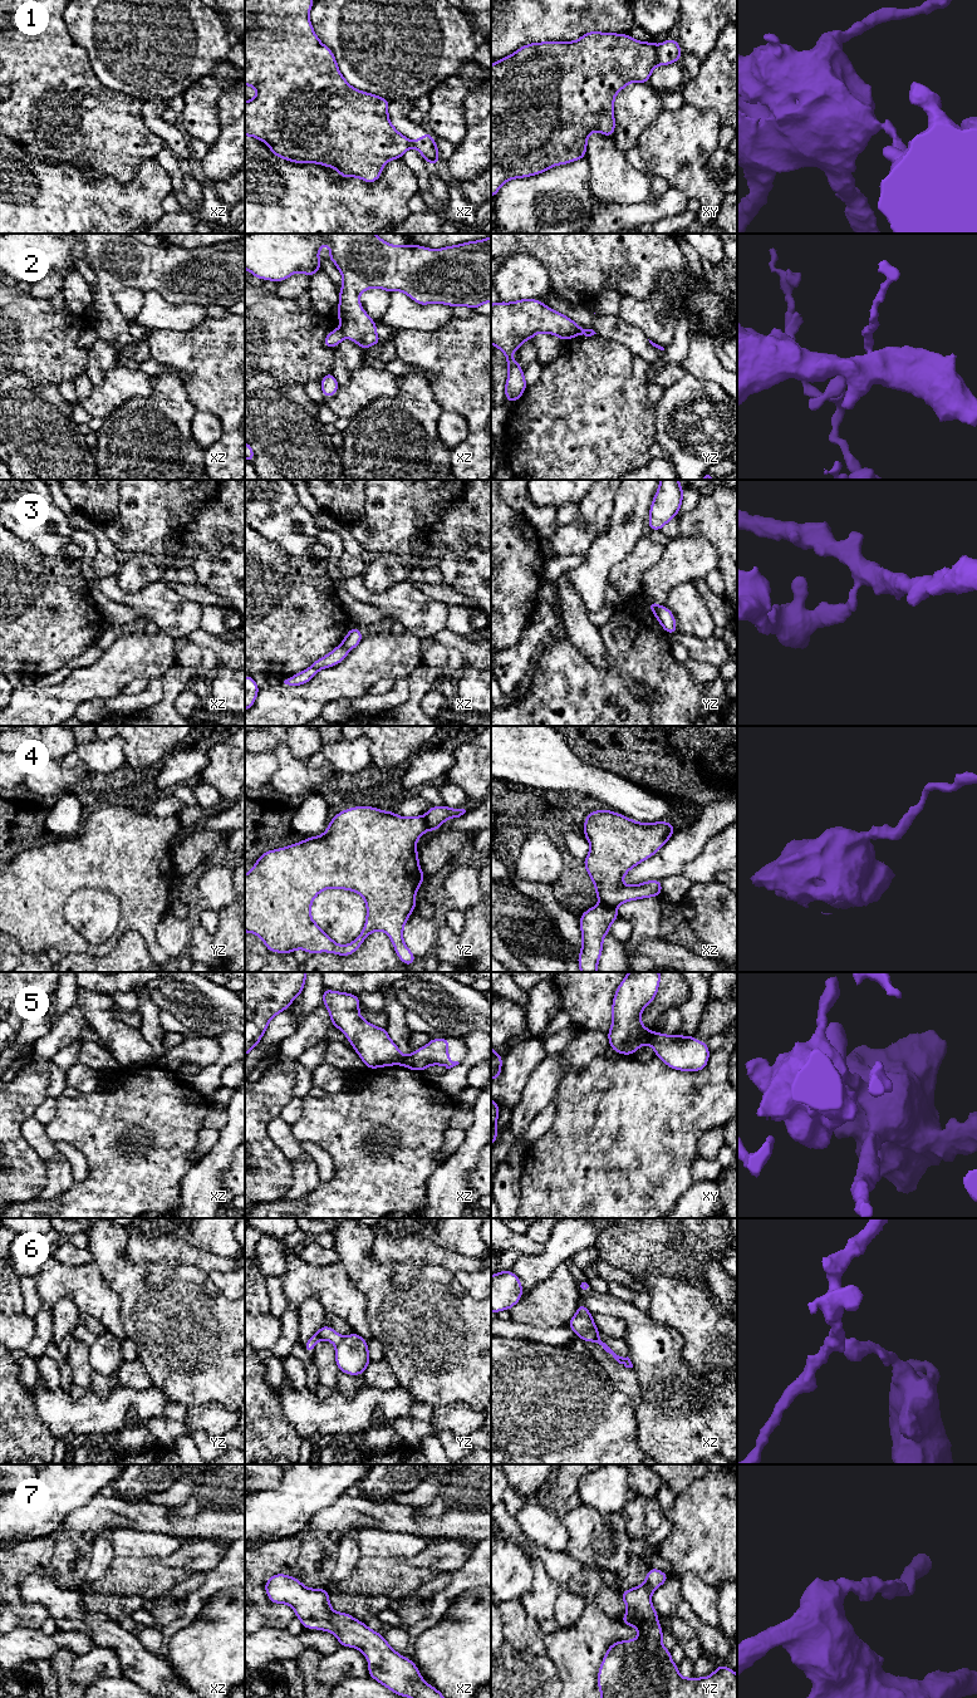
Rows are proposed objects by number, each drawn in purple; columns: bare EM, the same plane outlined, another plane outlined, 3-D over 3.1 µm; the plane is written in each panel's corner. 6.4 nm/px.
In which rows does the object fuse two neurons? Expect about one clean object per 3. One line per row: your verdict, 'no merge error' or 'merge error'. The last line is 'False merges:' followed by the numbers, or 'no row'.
1: merge error
2: merge error
3: merge error
4: merge error
5: merge error
6: merge error
7: no merge error
False merges: 1, 2, 3, 4, 5, 6

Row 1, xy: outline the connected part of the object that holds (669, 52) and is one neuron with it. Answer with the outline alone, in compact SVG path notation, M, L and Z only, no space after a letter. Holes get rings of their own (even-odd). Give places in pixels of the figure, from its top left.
M667 39L662 45L657 45L657 65L668 65L681 60L682 51L677 40Z

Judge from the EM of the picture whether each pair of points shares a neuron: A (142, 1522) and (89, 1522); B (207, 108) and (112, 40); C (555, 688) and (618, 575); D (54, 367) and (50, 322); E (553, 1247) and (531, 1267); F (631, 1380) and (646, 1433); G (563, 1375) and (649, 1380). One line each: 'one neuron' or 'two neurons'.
A: one neuron
B: two neurons
C: two neurons
D: one neuron
E: one neuron
F: two neurons
G: two neurons

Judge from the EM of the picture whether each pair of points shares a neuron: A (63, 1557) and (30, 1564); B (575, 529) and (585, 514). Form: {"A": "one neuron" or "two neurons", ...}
{"A": "one neuron", "B": "two neurons"}

